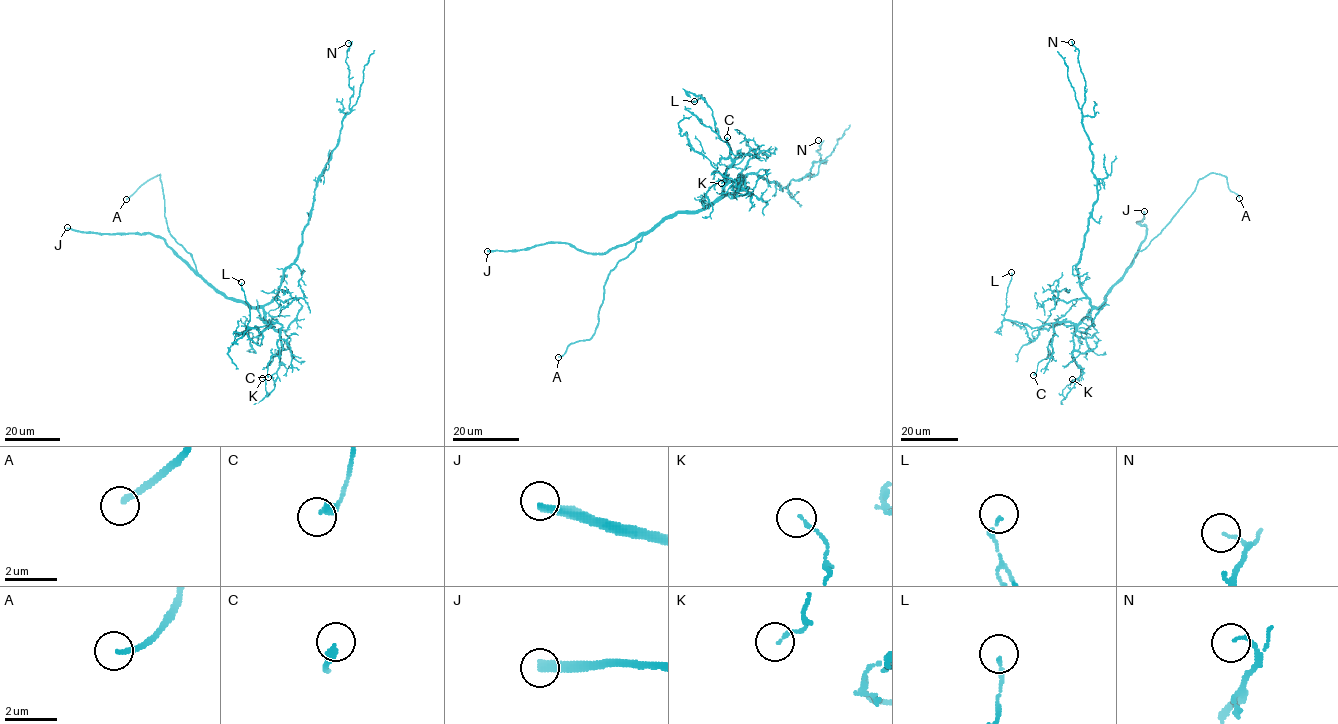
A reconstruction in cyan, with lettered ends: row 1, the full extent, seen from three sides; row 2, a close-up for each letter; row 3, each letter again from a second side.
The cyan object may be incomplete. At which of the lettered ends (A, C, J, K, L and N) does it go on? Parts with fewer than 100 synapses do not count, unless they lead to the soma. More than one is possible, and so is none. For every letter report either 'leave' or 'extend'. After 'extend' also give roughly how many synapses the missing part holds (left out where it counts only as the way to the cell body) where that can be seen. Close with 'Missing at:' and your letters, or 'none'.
A: extend
C: leave
J: extend; about 450 synapses
K: leave
L: leave
N: leave
Missing at: A, J

